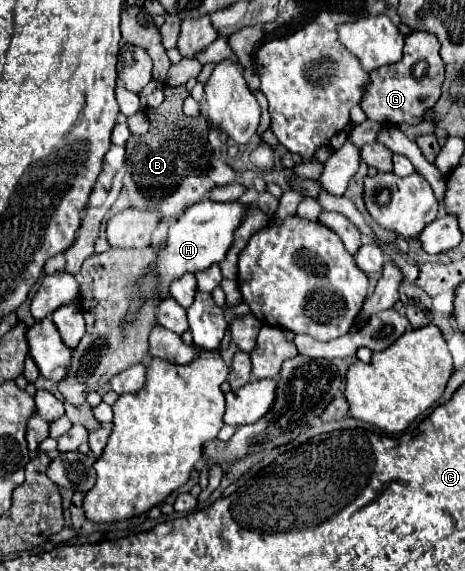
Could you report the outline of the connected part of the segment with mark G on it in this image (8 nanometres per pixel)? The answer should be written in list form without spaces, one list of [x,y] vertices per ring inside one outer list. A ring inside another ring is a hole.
[[[413,31],[405,37],[403,59],[393,65],[383,65],[369,73],[369,83],[363,91],[361,109],[367,119],[375,123],[407,123],[419,125],[425,119],[425,113],[433,109],[441,97],[441,87],[445,81],[445,63],[439,57],[437,37],[425,31]]]

